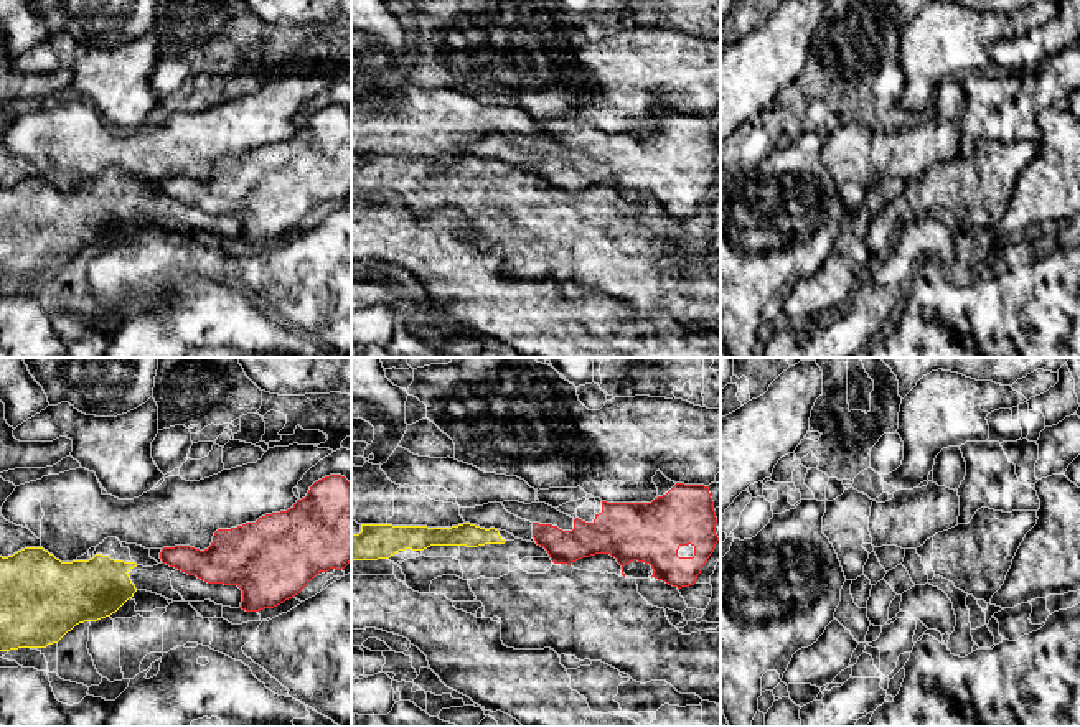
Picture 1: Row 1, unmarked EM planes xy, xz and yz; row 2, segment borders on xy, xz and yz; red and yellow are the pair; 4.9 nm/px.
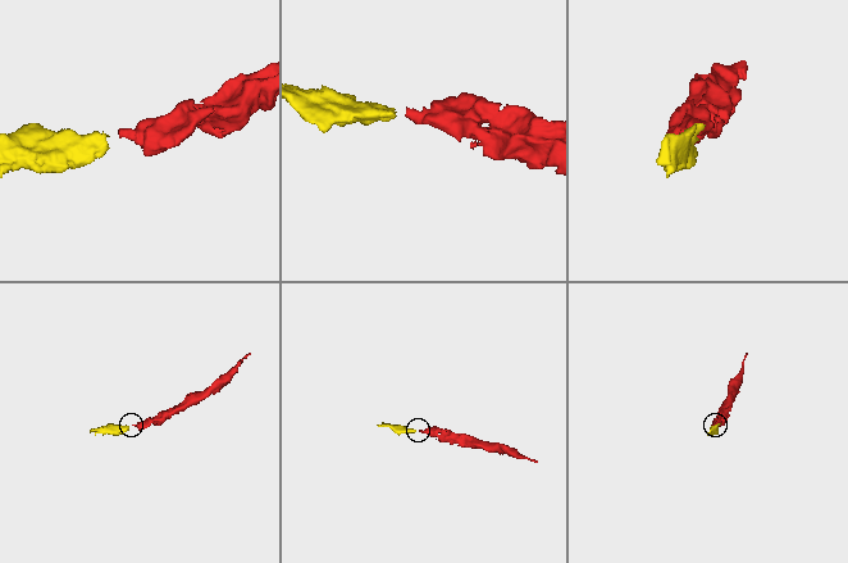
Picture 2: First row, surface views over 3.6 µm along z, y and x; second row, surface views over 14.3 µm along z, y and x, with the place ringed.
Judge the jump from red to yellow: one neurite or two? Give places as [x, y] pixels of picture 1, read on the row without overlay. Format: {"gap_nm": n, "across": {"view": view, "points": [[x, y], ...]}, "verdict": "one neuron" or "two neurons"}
{"gap_nm": 120, "across": {"view": "xy", "points": [[160, 188], [136, 195]]}, "verdict": "two neurons"}

